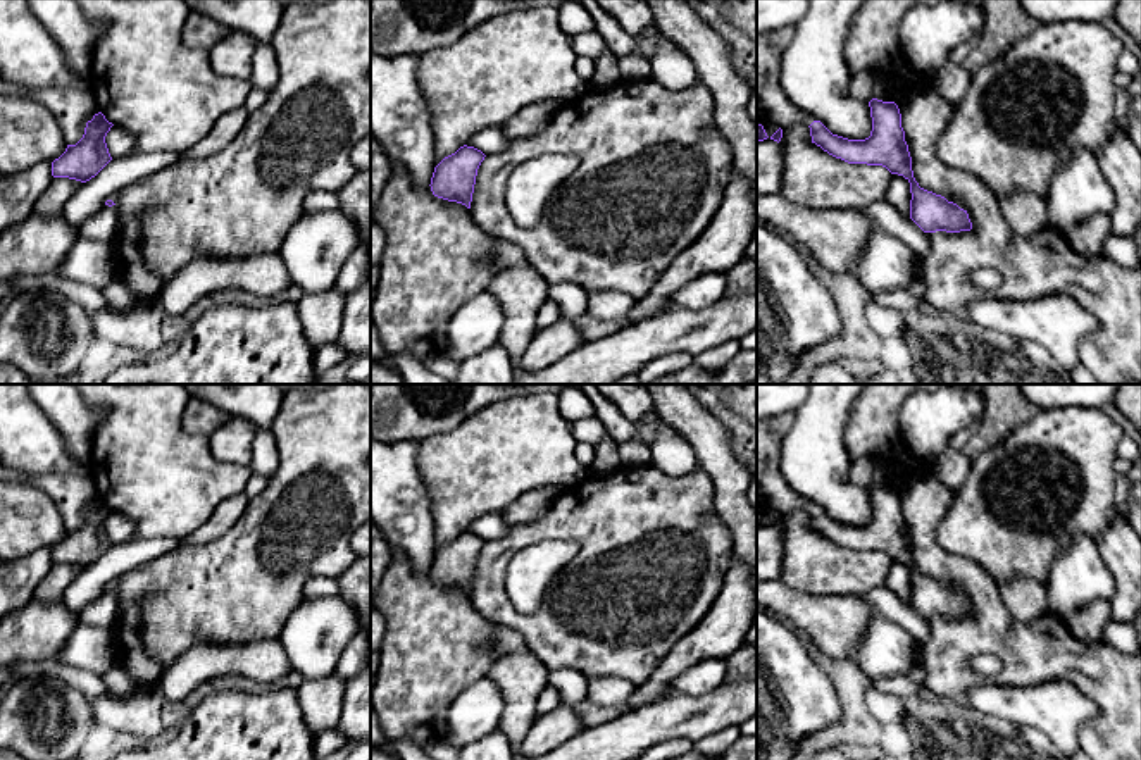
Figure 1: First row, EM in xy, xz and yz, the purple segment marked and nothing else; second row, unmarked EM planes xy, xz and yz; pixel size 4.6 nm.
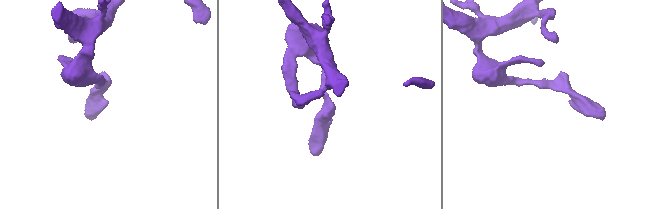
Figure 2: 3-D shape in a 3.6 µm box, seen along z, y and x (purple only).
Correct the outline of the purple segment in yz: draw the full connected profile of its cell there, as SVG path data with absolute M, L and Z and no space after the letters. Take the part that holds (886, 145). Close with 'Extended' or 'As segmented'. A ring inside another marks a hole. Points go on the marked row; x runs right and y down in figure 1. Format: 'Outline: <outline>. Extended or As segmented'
Outline: M872 98L869 102L872 131L865 140L848 140L832 134L820 121L810 128L812 143L829 155L848 164L882 165L891 174L903 176L910 183L910 219L924 233L960 233L970 231L972 222L967 210L945 196L919 186L912 171L912 157L901 128L901 114L895 102Z. As segmented

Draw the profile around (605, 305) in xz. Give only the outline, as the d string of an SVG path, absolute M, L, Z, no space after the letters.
M624 291L589 293L586 314L598 321L617 321L627 317L636 298Z

